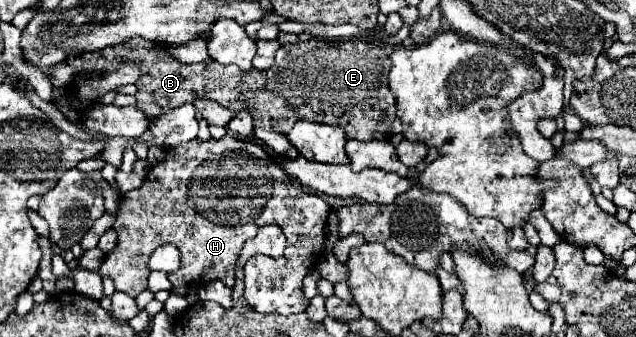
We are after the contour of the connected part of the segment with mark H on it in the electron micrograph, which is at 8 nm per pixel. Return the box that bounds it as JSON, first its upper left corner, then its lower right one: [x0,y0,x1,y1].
[98,136,330,314]

